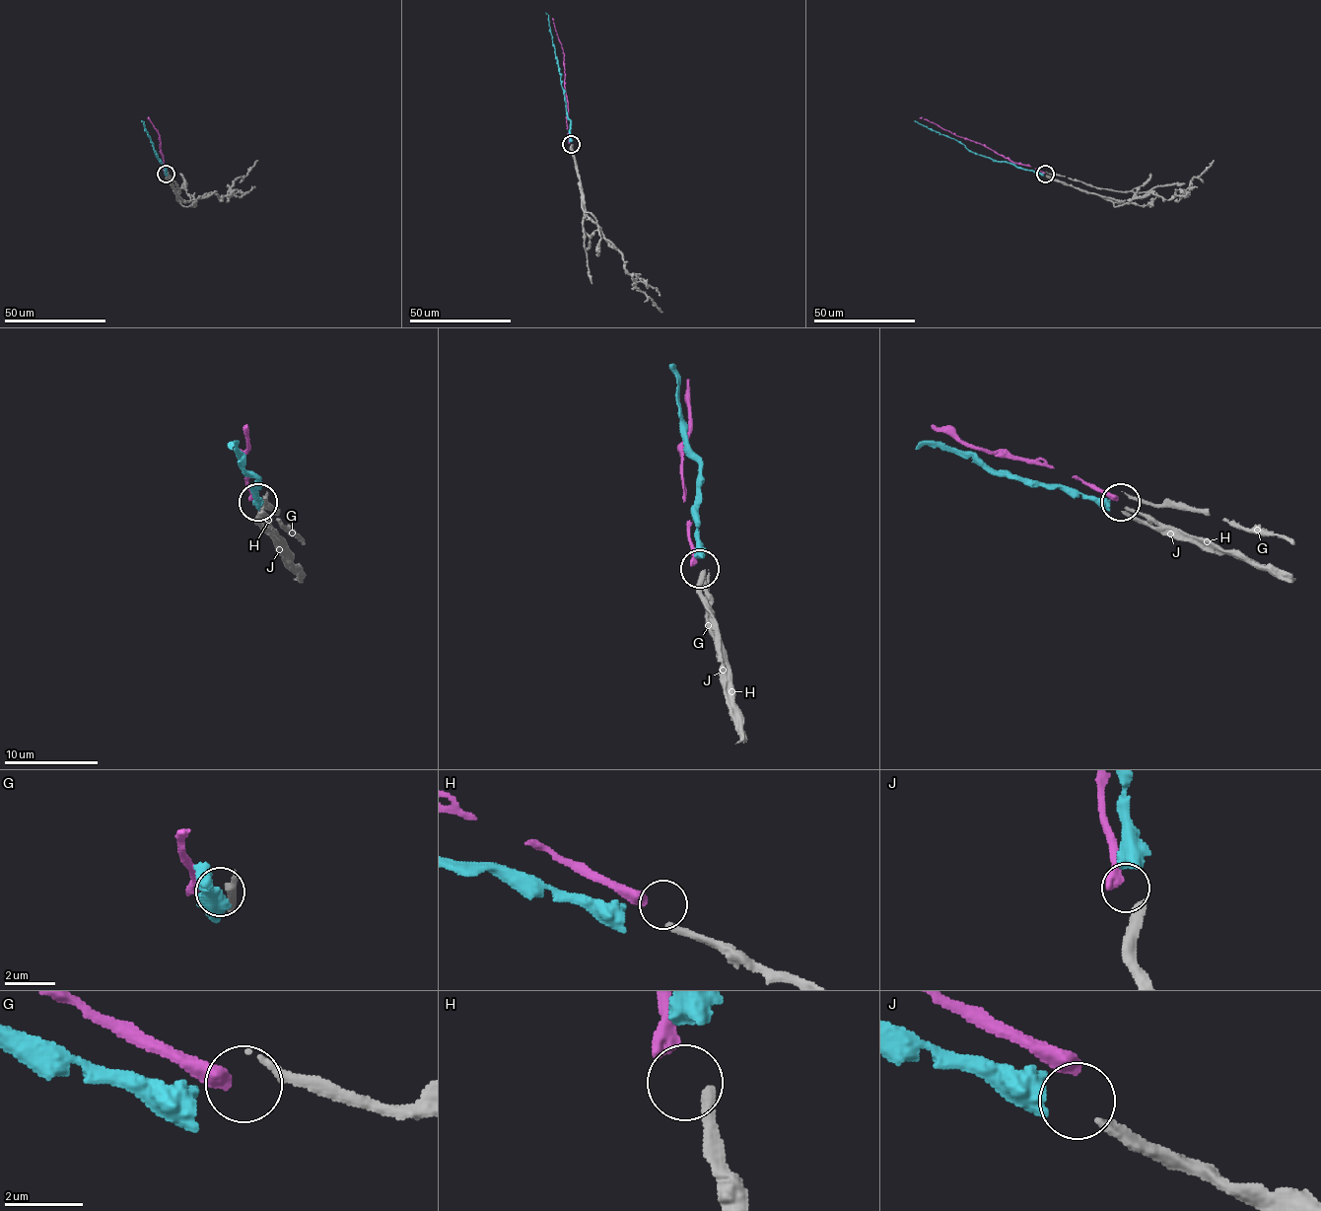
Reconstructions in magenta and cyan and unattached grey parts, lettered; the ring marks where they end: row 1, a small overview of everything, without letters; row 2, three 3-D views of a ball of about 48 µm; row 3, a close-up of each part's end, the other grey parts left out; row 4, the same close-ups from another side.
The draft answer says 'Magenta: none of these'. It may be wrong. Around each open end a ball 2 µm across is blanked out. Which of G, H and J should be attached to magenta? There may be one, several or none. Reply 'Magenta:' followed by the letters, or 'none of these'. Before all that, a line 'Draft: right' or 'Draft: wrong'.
Draft: wrong
Magenta: H

